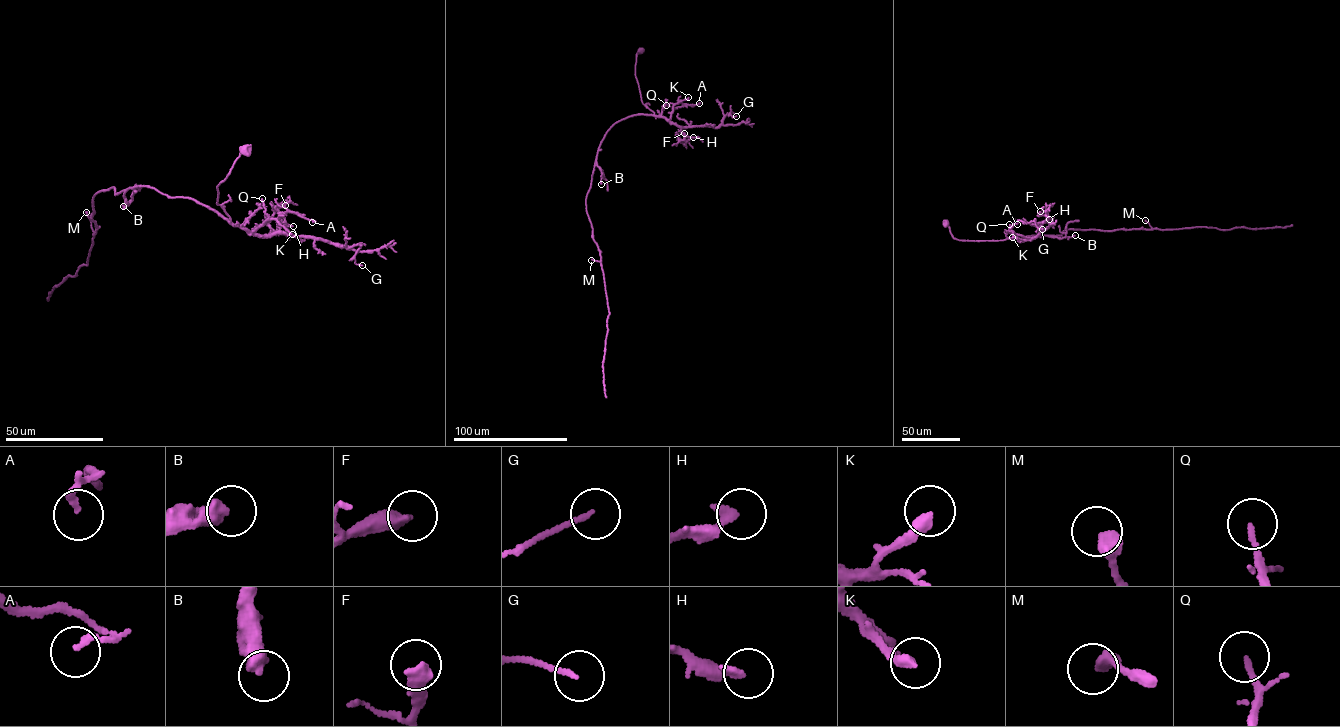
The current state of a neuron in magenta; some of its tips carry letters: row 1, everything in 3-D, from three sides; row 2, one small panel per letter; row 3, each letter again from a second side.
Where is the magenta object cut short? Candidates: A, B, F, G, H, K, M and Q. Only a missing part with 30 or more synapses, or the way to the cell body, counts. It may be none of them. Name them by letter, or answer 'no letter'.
no letter

